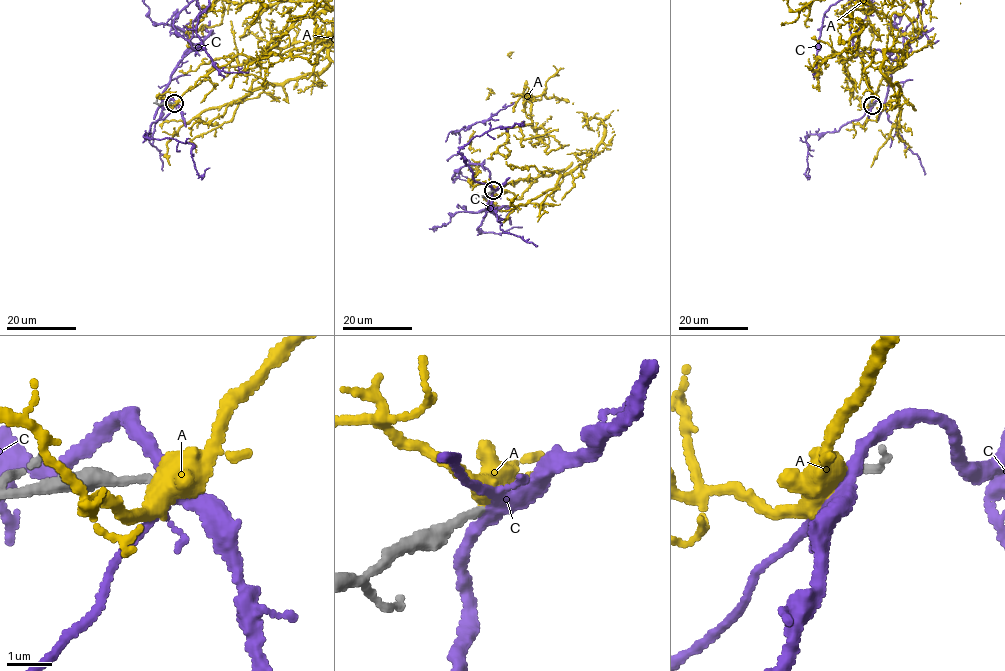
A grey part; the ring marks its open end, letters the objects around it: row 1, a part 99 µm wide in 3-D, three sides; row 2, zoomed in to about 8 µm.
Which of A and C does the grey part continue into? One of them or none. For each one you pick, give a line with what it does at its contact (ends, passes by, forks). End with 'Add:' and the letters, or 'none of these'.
A: it forks
Add: A

